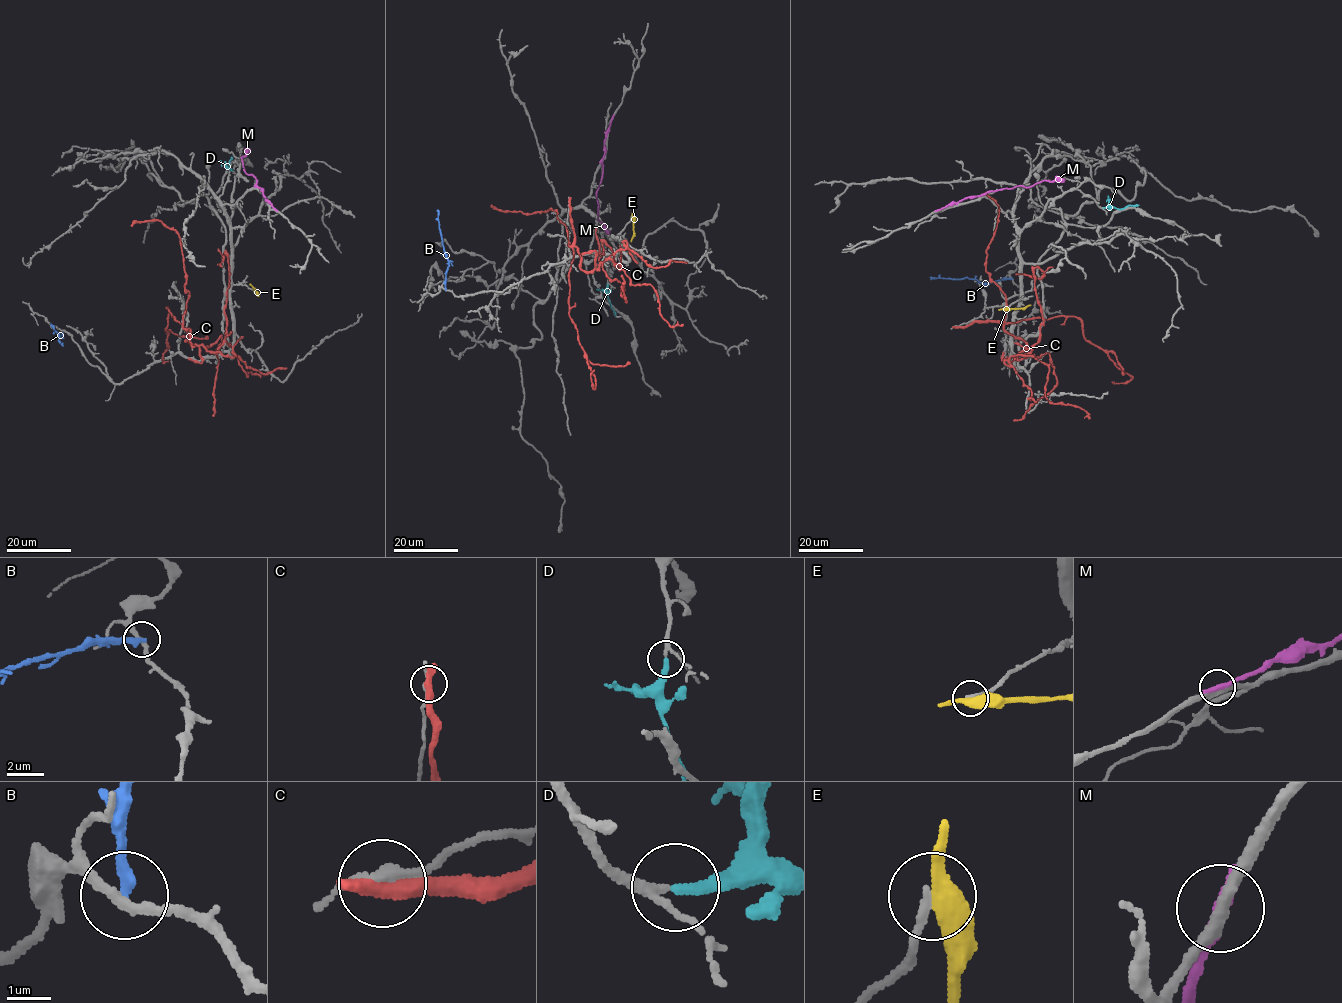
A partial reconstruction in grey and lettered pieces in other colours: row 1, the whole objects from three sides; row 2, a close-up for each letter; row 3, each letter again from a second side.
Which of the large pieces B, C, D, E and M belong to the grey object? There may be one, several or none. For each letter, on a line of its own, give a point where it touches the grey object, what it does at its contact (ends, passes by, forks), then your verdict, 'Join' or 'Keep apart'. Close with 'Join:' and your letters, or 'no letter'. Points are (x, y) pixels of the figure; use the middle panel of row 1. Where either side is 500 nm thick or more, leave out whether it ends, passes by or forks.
B: Touches grey at (445, 289). It ends there. Keep apart
C: Touches grey at (569, 201). Keep apart
D: Touches grey at (607, 284). It ends there. Join
E: Touches grey at (632, 216). It passes by. Keep apart
M: Touches grey at (612, 117). It ends there. Keep apart
Join: D

